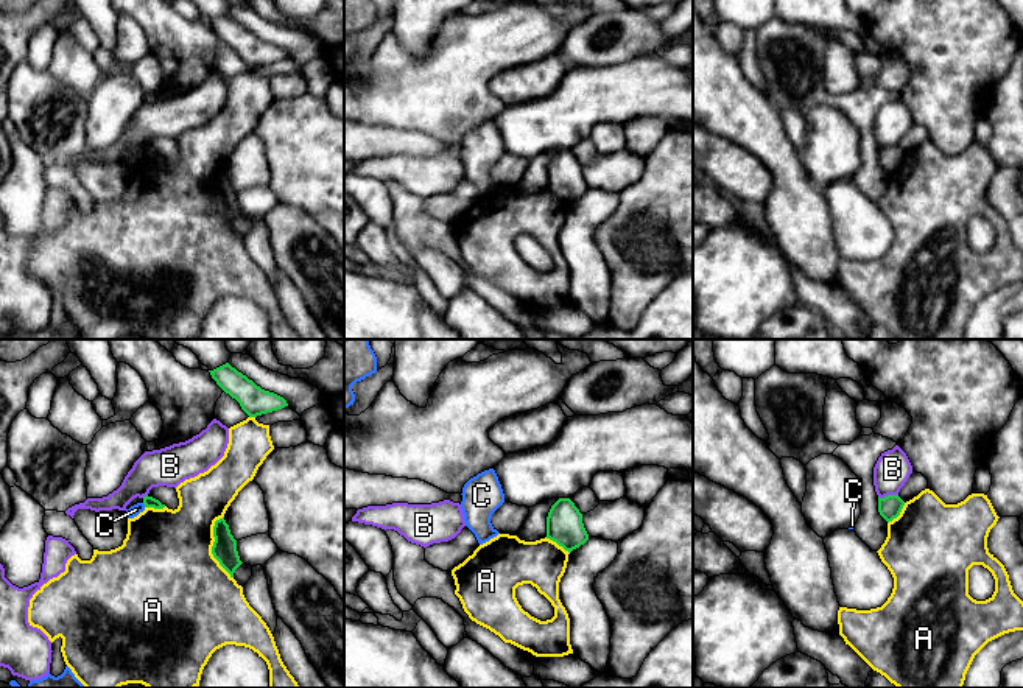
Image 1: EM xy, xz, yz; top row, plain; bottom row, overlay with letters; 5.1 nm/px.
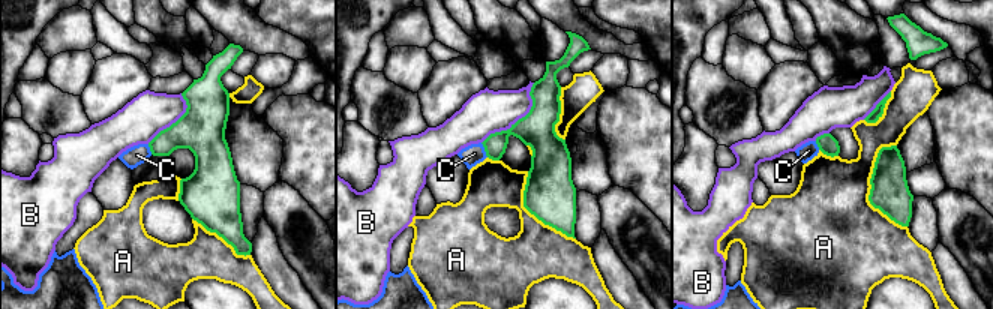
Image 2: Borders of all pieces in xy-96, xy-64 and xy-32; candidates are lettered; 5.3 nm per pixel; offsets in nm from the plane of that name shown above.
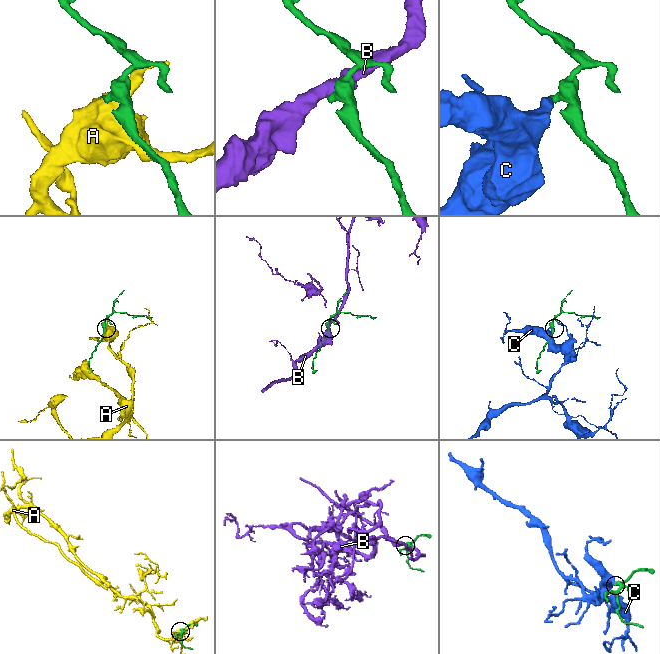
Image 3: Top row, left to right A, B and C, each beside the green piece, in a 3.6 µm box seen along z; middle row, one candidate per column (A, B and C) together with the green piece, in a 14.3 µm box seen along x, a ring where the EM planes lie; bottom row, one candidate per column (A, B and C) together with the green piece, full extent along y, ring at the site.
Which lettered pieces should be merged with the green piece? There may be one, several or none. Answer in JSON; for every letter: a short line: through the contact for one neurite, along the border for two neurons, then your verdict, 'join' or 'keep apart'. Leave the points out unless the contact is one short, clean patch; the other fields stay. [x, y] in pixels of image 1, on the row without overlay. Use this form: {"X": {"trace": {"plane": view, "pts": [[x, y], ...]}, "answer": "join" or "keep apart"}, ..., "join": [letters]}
{"A": {"answer": "keep apart"}, "B": {"answer": "keep apart"}, "C": {"trace": {"plane": "xy", "pts": [[142, 154], [145, 157]]}, "answer": "keep apart"}, "join": []}

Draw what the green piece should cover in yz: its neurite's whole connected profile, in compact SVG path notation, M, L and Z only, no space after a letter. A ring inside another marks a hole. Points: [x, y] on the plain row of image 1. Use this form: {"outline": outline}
{"outline": "M898 146L878 148L878 163L889 174L897 170L905 157Z"}

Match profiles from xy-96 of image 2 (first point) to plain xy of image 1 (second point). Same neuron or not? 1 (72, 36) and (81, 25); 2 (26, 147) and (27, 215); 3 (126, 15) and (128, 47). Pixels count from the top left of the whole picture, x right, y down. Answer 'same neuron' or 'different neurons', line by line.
1: same neuron
2: same neuron
3: same neuron

